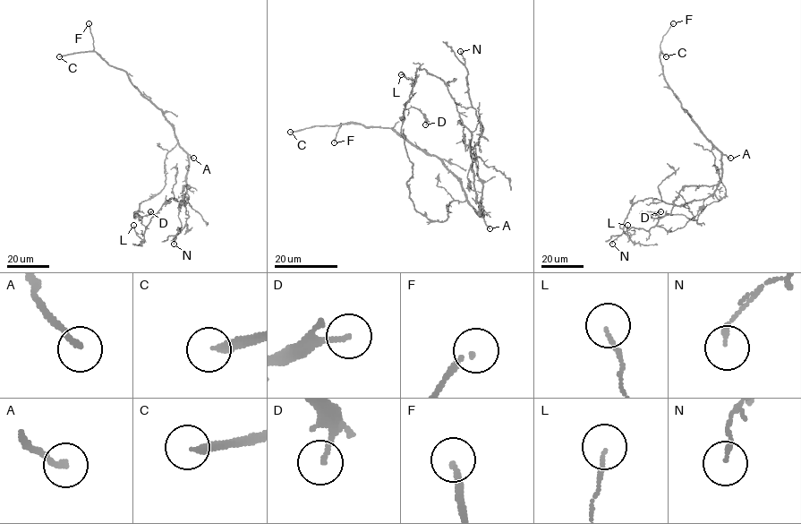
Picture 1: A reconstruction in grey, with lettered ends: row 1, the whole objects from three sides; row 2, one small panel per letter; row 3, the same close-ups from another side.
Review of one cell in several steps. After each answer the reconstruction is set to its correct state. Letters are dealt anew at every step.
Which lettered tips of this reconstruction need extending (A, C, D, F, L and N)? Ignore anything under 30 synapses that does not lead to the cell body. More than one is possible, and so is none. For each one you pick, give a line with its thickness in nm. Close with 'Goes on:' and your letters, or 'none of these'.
A: 200 nm
C: 240 nm
F: 130 nm
Goes on: A, C, F

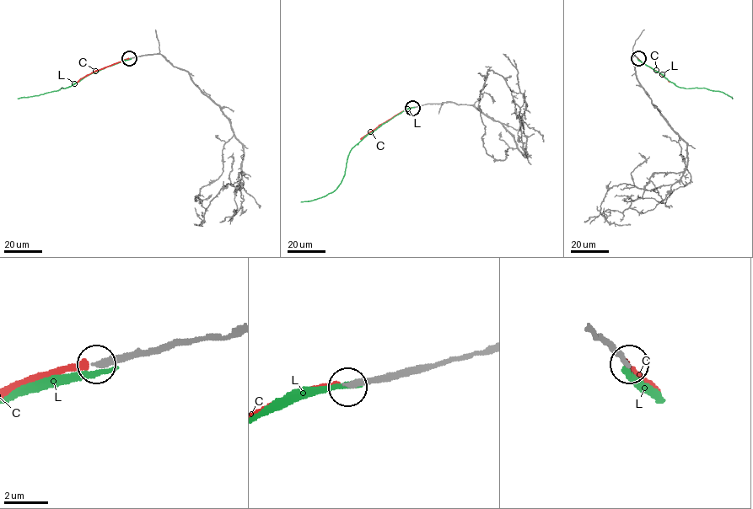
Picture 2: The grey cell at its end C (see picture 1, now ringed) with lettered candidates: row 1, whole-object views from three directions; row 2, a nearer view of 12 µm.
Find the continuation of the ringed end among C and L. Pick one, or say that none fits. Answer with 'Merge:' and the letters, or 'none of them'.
Merge: none of them

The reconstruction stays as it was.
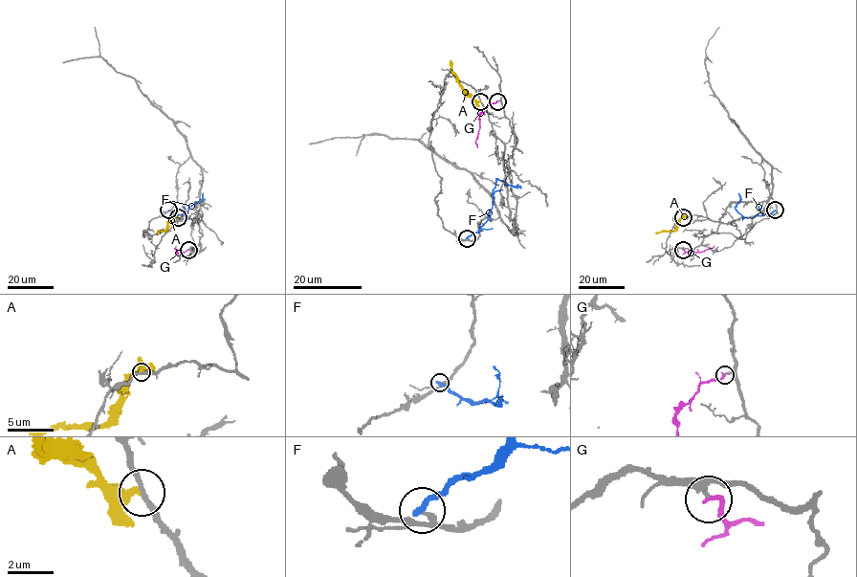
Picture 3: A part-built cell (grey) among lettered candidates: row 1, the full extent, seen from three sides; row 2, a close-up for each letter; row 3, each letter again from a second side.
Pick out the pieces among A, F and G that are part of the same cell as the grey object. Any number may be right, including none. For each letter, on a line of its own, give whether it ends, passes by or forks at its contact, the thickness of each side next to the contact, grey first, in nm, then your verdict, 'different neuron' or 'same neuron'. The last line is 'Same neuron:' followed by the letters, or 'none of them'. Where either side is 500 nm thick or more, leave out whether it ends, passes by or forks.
A: it ends; calibres 240 and 320 nm; different neuron
F: it ends; calibres 190 and 280 nm; different neuron
G: it ends; calibres 170 and 190 nm; same neuron
Same neuron: G

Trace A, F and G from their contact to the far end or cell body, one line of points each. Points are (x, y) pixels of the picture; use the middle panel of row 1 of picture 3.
A: (480, 101), (461, 88), (450, 59)
F: (467, 237), (488, 219), (496, 179), (516, 187), (517, 184)
G: (496, 101), (489, 104), (479, 117), (477, 147)

